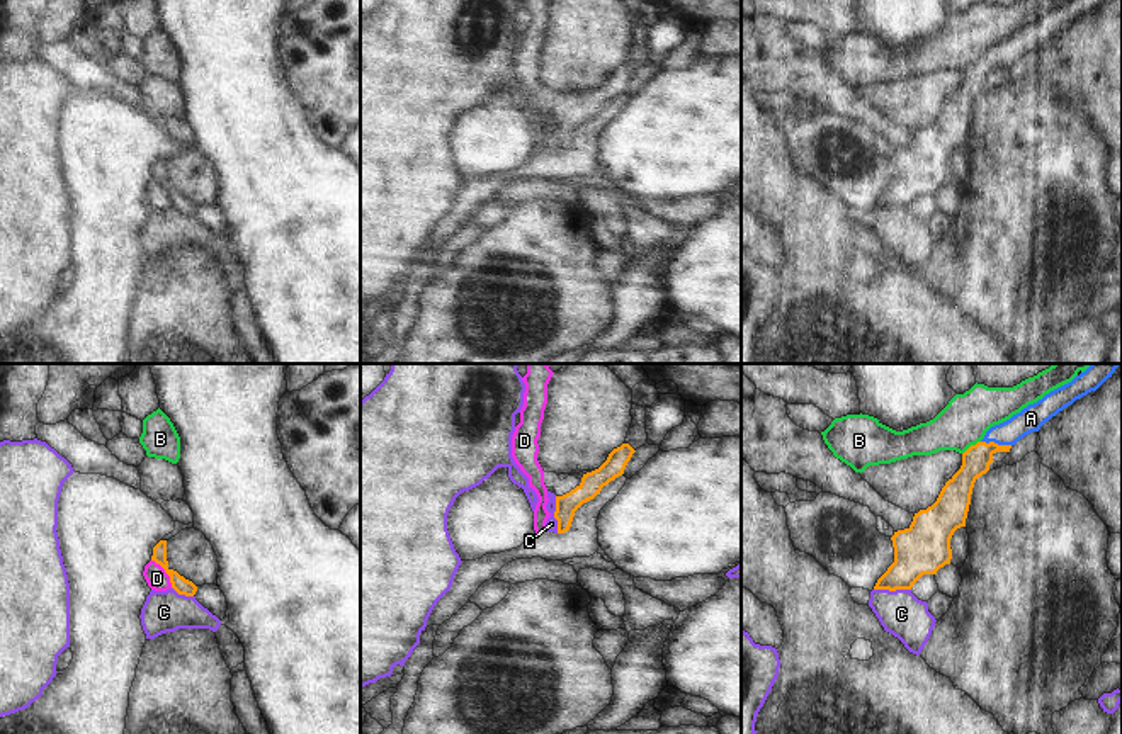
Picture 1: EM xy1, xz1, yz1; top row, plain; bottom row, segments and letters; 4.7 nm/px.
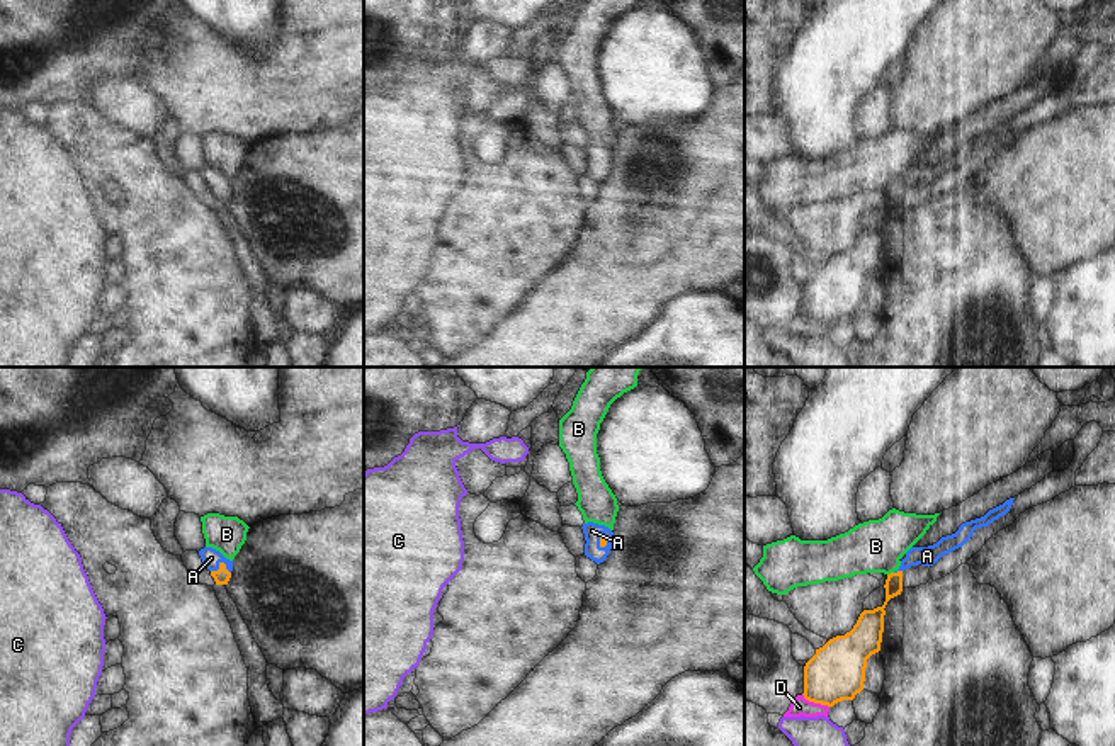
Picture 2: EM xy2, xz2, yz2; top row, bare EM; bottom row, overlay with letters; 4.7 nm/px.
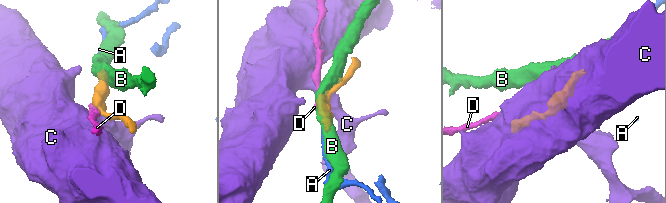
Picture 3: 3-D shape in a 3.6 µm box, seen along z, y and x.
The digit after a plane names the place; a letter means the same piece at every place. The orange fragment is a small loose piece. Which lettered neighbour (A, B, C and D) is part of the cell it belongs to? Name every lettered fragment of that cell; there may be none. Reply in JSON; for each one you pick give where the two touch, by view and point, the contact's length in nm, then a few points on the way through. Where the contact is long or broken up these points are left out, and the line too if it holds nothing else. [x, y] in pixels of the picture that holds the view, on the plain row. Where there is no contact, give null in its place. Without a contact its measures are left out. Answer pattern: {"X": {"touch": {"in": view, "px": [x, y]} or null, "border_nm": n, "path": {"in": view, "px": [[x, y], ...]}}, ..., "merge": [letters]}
{"A": {"touch": {"in": "yz1", "px": [997, 63]}, "border_nm": 150, "path": {"in": "yz1", "px": [[976, 79], [997, 63], [1031, 38]]}}, "merge": ["A"]}

